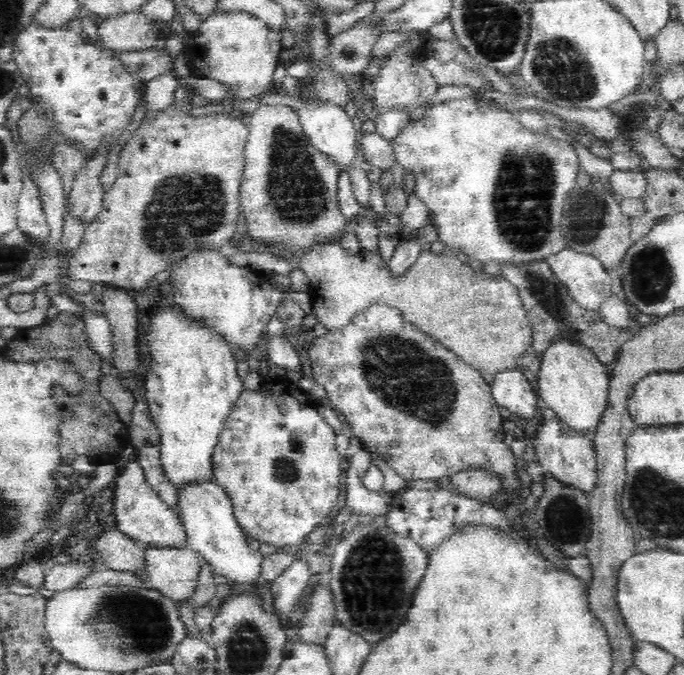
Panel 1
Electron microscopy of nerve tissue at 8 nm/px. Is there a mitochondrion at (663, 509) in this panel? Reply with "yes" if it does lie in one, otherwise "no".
yes

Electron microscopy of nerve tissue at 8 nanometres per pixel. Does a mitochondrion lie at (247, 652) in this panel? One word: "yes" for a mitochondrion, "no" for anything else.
yes

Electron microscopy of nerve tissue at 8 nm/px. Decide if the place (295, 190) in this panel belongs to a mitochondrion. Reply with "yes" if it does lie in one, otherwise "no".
yes

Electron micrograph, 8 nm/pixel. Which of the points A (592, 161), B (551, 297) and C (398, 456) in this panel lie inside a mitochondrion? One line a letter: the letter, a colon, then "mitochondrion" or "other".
A: other
B: mitochondrion
C: other

